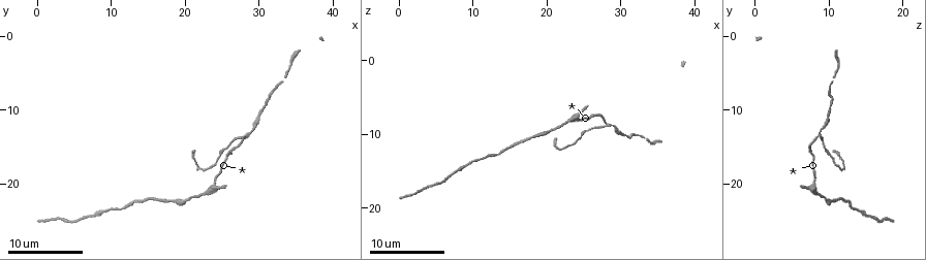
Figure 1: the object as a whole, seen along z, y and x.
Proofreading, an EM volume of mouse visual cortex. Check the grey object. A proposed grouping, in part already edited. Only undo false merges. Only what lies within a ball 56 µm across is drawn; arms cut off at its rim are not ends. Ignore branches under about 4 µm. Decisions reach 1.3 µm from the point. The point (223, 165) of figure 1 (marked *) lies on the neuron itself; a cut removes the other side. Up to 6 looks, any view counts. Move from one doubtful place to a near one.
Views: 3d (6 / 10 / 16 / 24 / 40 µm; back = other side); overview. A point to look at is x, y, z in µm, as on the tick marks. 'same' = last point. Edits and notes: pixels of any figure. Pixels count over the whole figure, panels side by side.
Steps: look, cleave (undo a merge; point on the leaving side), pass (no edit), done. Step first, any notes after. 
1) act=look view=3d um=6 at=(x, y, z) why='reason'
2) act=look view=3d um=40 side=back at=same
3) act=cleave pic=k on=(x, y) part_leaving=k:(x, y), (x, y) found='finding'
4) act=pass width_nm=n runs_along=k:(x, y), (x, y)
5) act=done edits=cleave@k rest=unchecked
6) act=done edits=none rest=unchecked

act=look view=3d um=16 at=(28.0, 13.5, 8.5) why='three-way junction'

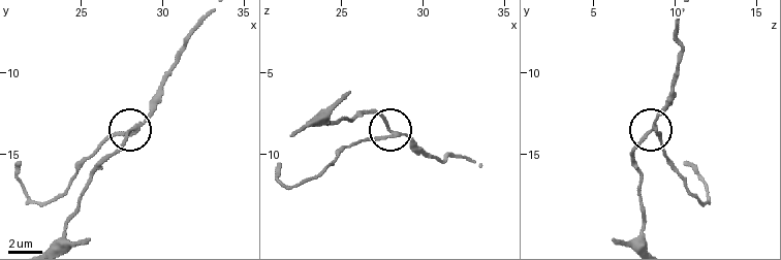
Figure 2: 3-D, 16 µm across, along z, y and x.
act=look view=3d um=16 side=back at=(28.1, 13.4, 8.7)

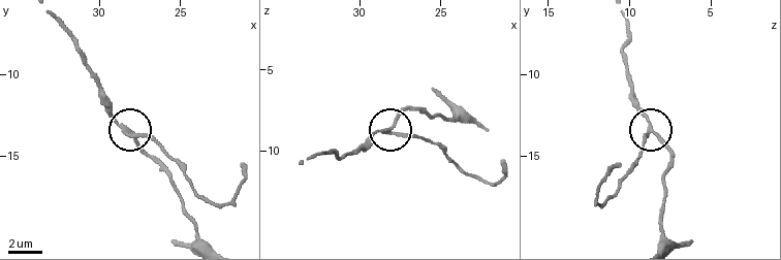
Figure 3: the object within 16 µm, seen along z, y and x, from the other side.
act=cleave pic=3 on=(151, 139) arms=3 part_leaving=3:(128, 131), (152, 138), (218, 203), (233, 197), (241, 165) found='a second neuron is stuck on'

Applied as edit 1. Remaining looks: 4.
act=look view=3d um=16 at=(24.5, 19.0, 8.0) why='thick turns thin'

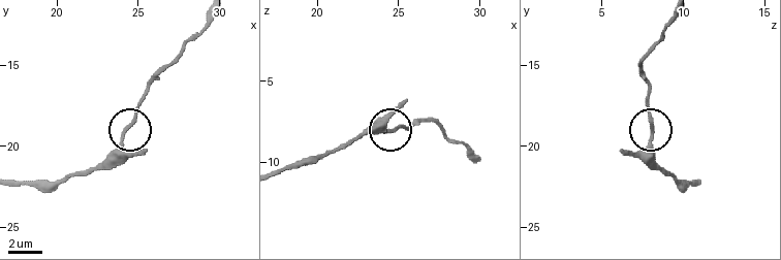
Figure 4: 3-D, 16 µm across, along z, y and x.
act=pass width_nm=230 found='continuous, no second neuron'

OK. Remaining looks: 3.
act=look view=3d um=10 at=(18.0, 22.0, 10.0) why='sudden change in width'

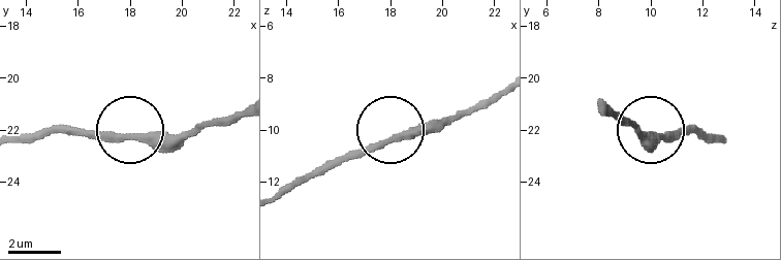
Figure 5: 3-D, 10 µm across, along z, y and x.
act=pass runs_along=5:(498, 97), (338, 157), (313, 176) found='one neuron here'

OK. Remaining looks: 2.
act=done edits=cleave@3 rest=unchecked

